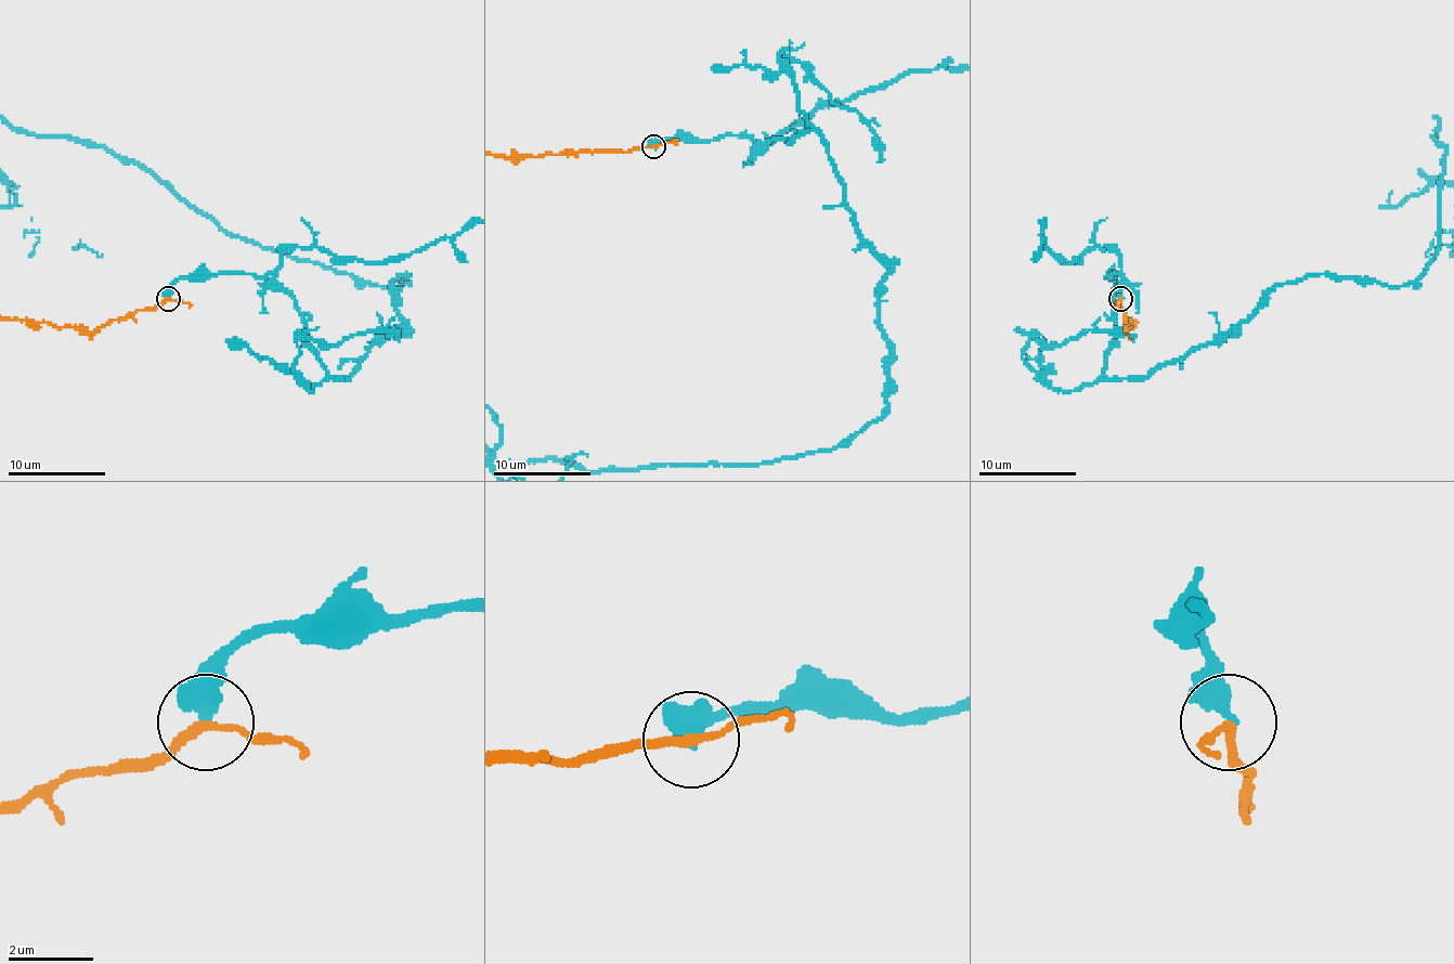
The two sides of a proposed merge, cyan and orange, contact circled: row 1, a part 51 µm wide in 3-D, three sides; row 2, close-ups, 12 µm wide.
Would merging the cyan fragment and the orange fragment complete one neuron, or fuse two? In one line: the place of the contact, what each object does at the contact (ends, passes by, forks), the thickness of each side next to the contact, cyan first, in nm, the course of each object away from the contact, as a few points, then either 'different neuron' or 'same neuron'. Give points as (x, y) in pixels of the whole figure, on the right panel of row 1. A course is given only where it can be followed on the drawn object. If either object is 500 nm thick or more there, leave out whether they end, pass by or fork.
at (1120, 298); cyan passes by; orange passes by; 360 nm thick on the cyan side, 190 nm on the other; same neuron

